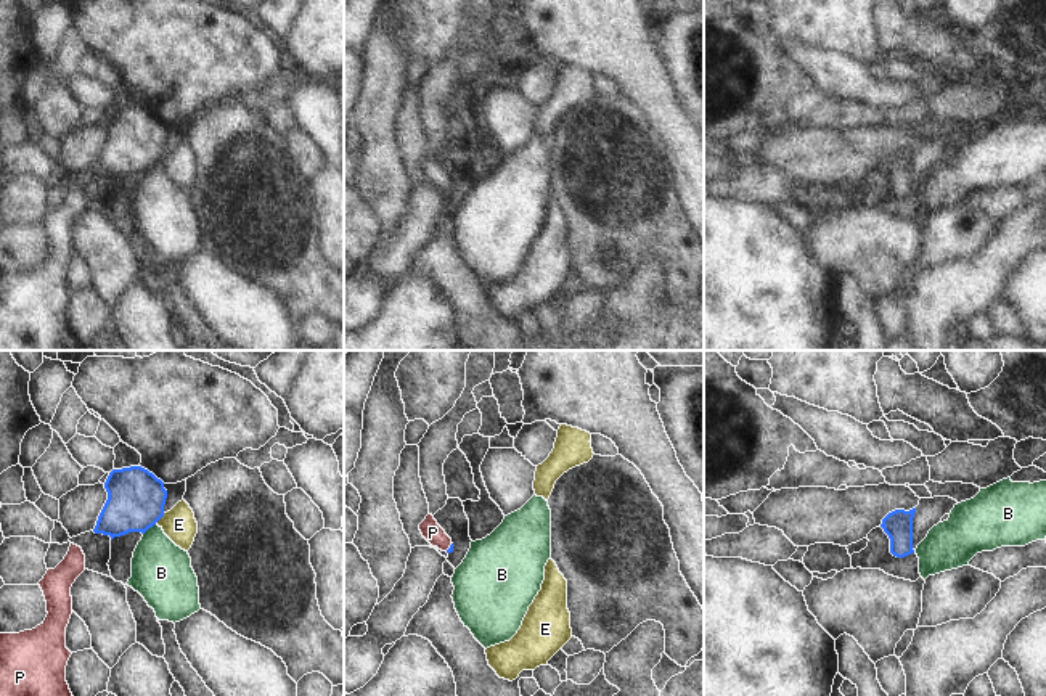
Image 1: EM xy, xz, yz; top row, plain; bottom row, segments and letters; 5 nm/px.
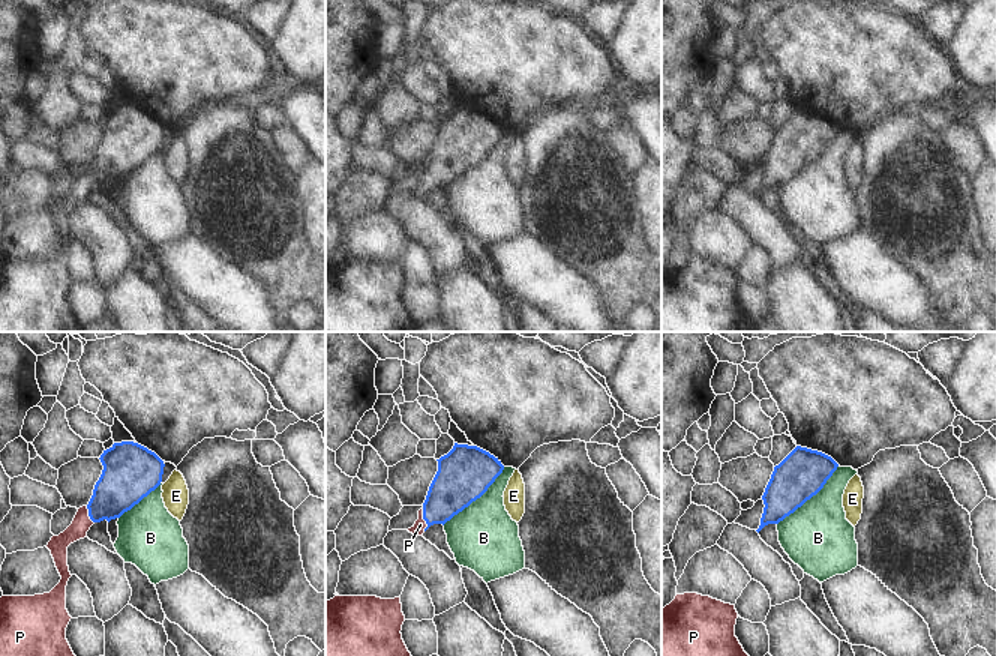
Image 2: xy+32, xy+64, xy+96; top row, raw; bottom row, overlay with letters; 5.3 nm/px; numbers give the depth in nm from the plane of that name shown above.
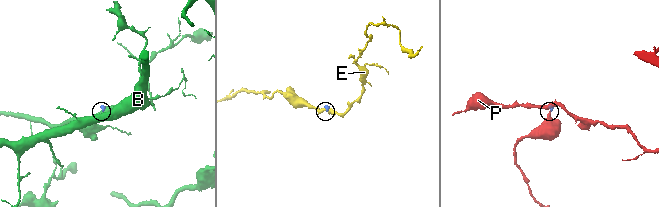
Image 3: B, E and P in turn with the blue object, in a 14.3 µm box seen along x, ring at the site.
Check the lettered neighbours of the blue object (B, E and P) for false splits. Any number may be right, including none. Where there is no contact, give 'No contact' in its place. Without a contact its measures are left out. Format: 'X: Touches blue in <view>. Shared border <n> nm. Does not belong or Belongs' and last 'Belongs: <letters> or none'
B: Touches blue in xy. Shared border 90 nm. Does not belong
E: Touches blue in xy. Shared border 80 nm. Does not belong
P: Touches blue in xz. Shared border 50 nm. Belongs
Belongs: P

